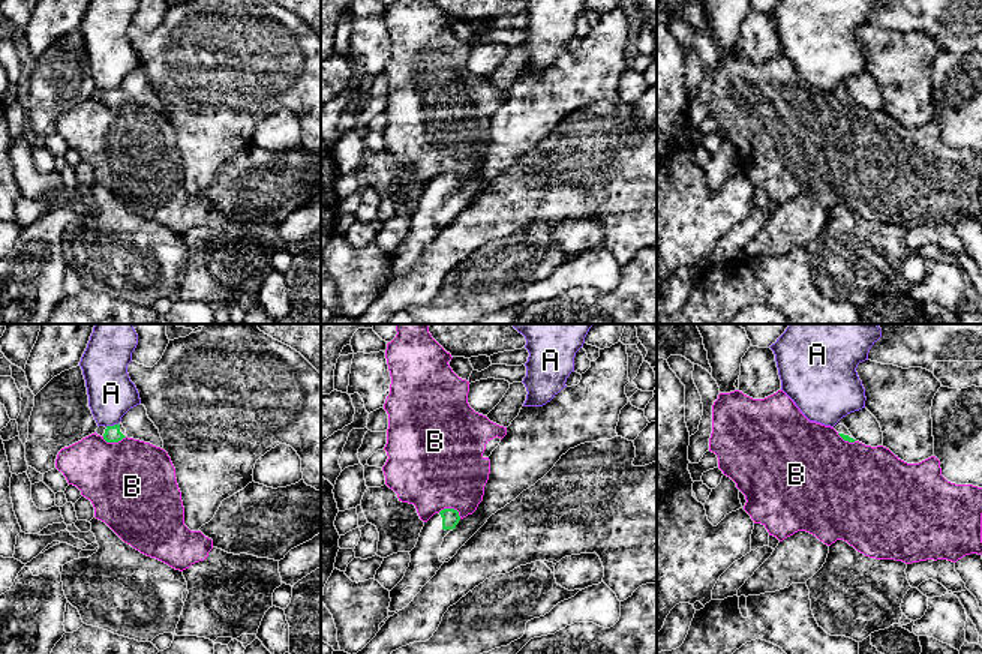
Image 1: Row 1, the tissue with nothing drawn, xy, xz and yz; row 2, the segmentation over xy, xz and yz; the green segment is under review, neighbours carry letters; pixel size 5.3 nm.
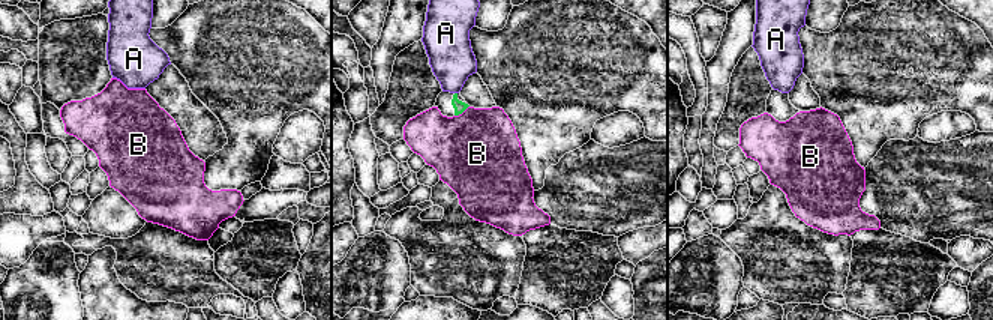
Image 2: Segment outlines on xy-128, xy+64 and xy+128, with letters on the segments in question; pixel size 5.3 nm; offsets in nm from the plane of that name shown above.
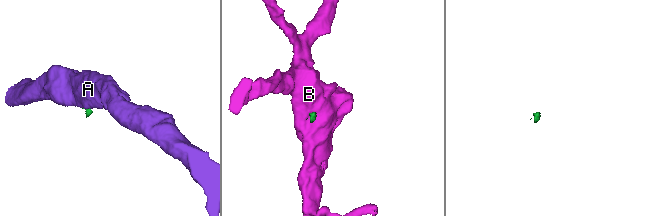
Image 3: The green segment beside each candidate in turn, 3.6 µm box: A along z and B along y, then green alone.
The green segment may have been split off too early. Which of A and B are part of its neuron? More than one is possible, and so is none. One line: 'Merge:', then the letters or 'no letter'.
Merge: no letter

